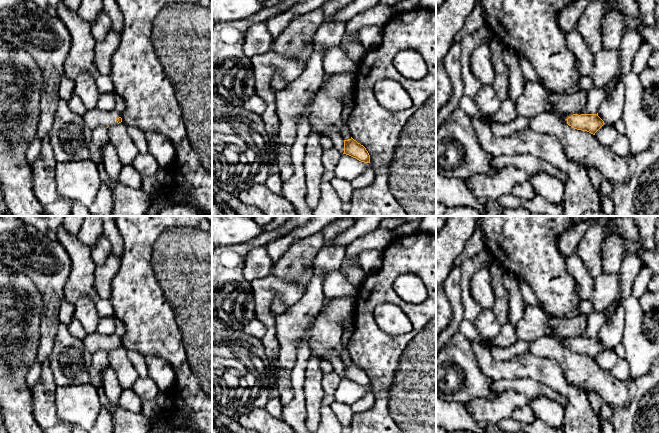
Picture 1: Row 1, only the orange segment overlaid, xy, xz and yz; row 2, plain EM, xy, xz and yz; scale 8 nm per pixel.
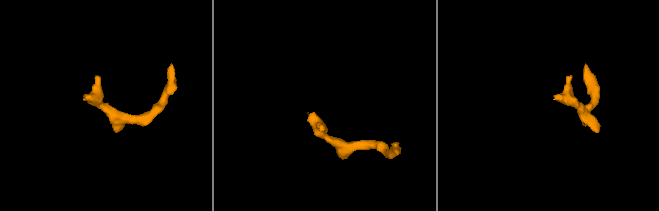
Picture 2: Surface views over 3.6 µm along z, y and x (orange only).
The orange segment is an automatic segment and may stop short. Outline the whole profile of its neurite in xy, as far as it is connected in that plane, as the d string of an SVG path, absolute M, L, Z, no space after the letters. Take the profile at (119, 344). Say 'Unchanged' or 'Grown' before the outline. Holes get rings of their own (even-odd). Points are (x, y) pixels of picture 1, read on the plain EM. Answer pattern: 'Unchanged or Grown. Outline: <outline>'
Grown. Outline: M97 331L87 334L83 341L85 346L91 350L92 354L100 350L115 350L122 346L121 338L115 333L106 335Z

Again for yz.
Grown. Outline: M563 337L558 339L561 344L574 353L587 355L593 359L604 349L604 345L597 338Z

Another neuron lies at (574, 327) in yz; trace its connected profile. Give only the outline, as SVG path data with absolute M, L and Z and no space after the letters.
M579 314L572 319L549 318L548 327L553 331L555 339L563 337L580 337L586 329L588 317L585 314Z

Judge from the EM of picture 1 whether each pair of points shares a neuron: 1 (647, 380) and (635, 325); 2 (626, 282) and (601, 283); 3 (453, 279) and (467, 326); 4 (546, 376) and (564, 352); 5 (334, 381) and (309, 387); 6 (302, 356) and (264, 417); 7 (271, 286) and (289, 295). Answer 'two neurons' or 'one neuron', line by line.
1: two neurons
2: two neurons
3: two neurons
4: two neurons
5: two neurons
6: two neurons
7: one neuron

